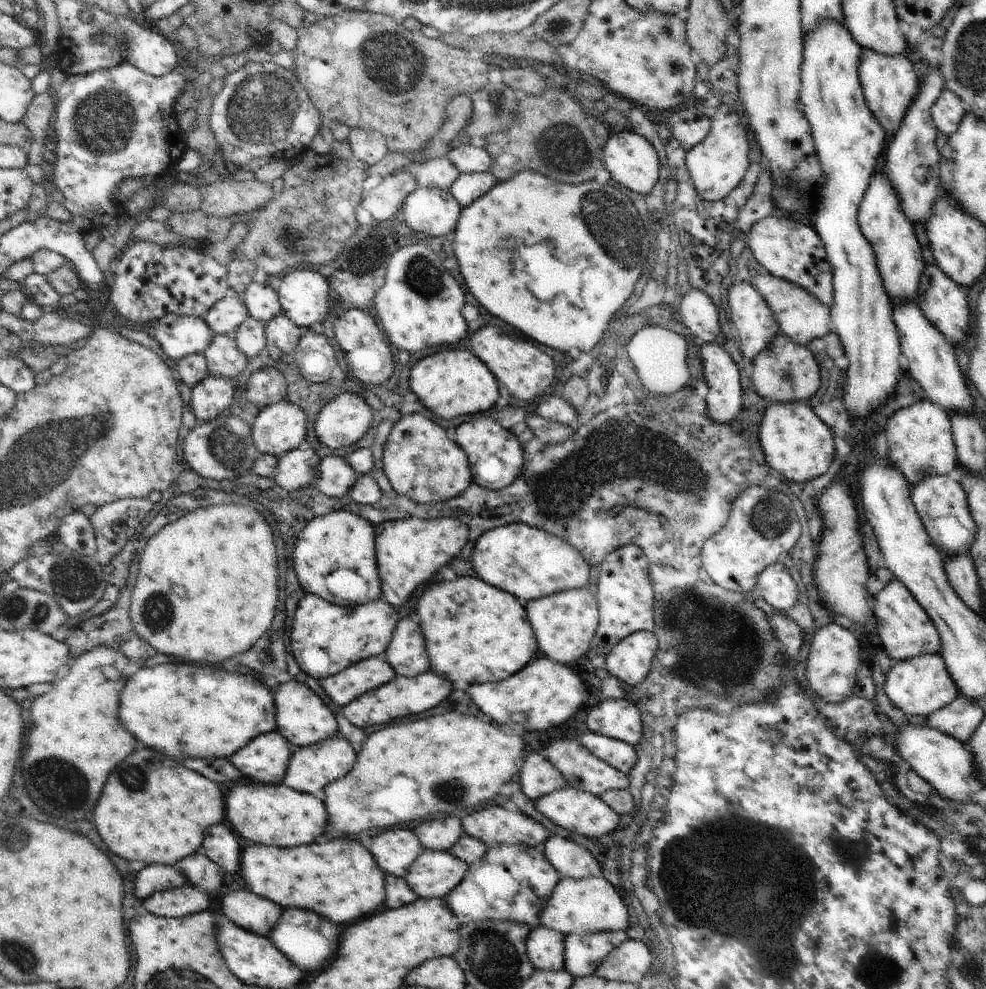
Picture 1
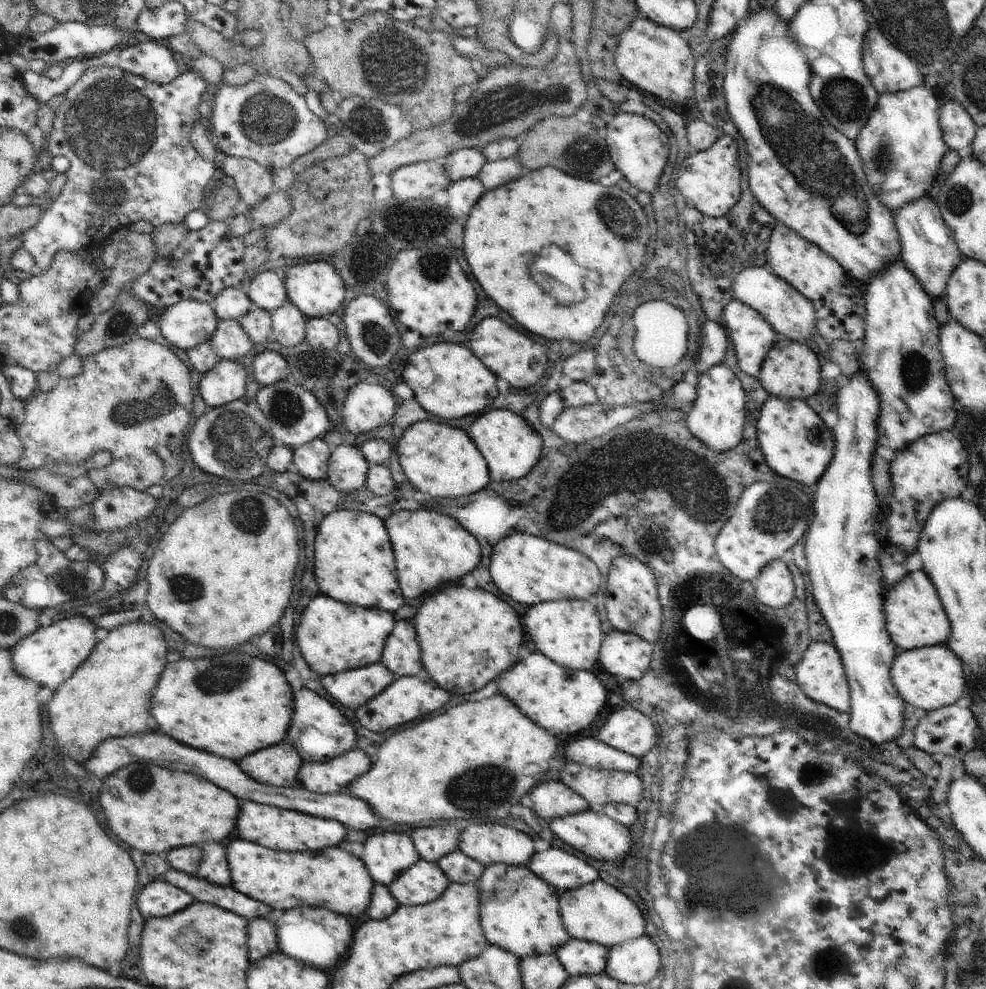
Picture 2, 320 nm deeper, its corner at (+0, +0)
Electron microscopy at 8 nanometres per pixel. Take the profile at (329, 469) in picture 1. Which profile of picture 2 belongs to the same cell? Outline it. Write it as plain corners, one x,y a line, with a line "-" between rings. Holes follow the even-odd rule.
341,444
332,450
327,479
342,492
354,492
365,484
369,467
360,448

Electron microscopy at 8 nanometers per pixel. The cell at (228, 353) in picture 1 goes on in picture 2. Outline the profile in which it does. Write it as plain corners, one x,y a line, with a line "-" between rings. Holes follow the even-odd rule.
219,319
210,343
220,359
228,360
246,356
253,345
243,326
234,319

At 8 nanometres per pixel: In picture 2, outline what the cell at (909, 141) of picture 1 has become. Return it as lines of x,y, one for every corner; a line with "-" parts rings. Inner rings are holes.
928,194
897,210
895,214
903,265
918,279
924,292
933,301
946,298
948,281
962,258
949,226
935,203

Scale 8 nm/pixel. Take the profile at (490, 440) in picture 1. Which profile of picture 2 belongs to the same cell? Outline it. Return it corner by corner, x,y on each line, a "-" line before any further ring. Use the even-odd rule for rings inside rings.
494,409
481,412
467,430
478,450
486,459
492,481
513,481
526,476
539,461
543,438
521,415
510,409

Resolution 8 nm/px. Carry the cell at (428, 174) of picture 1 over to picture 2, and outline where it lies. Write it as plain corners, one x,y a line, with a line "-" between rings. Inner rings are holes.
460,149
439,161
444,165
452,182
478,176
482,167
488,162
482,149

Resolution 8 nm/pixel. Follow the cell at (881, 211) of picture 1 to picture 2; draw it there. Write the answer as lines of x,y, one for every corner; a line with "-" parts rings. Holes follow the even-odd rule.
901,258
888,265
888,270
882,276
879,273
867,284
865,301
865,335
859,350
861,368
880,396
878,444
888,446
886,456
889,458
891,452
903,451
926,435
952,430
957,419
957,402
945,375
933,300
924,292
918,279
903,265

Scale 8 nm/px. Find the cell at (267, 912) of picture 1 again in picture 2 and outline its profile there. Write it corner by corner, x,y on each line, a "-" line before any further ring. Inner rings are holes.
254,919
248,921
249,959
251,963
265,959
268,955
279,950
276,925
268,919

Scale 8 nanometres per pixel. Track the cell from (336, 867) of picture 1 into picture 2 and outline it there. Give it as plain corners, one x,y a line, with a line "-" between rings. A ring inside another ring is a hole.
239,837
227,847
231,886
240,894
270,905
281,913
298,905
326,906
348,918
365,914
372,900
375,882
365,864
342,848
287,853
264,848
261,844
-
330,886
330,888
326,888

